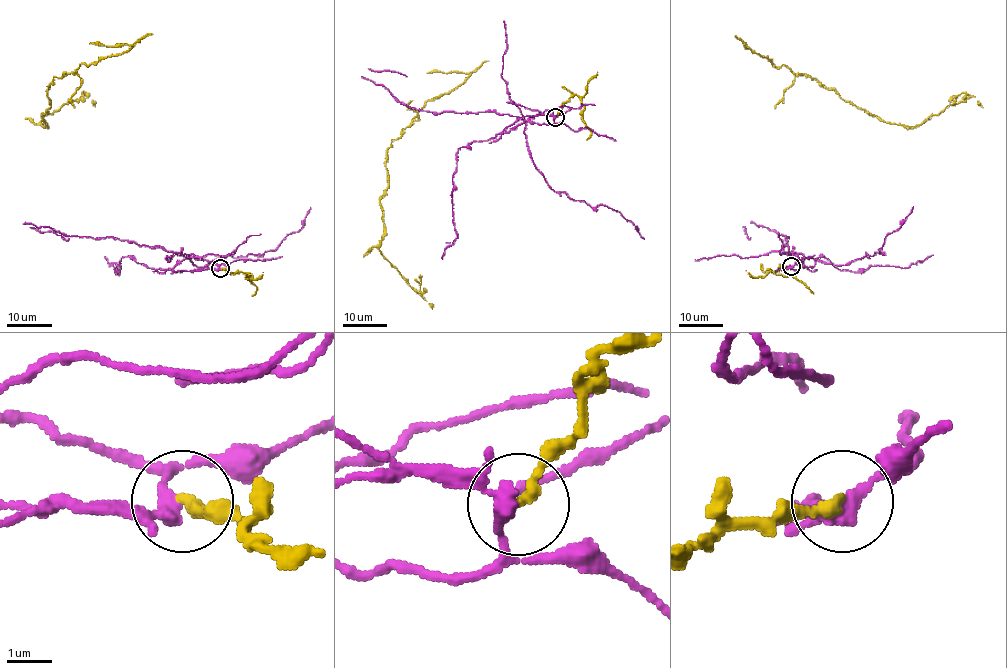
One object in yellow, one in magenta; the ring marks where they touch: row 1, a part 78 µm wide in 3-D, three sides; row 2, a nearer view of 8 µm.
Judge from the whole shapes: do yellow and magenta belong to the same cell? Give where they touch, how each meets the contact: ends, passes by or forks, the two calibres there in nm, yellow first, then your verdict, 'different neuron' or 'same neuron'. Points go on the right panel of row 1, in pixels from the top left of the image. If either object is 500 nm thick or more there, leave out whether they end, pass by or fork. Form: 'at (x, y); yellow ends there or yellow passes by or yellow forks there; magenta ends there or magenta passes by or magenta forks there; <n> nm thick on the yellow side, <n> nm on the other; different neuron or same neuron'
at (791, 266); yellow ends there; magenta passes by; 260 nm thick on the yellow side, 320 nm on the other; different neuron

